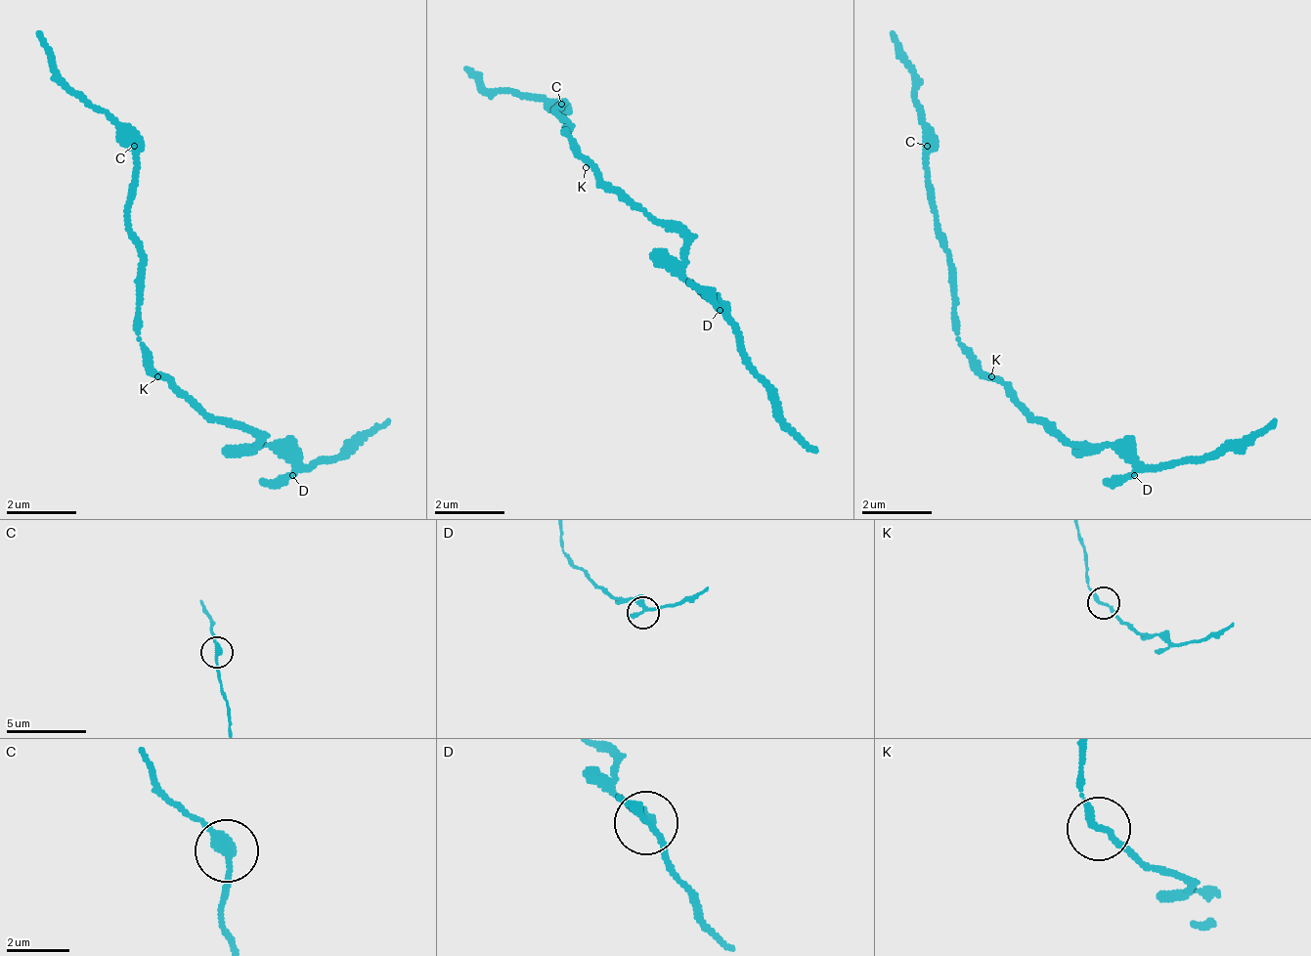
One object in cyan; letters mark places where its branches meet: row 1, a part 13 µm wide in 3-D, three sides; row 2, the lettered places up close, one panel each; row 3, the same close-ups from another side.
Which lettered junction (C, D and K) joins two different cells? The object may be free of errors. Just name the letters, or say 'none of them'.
D

